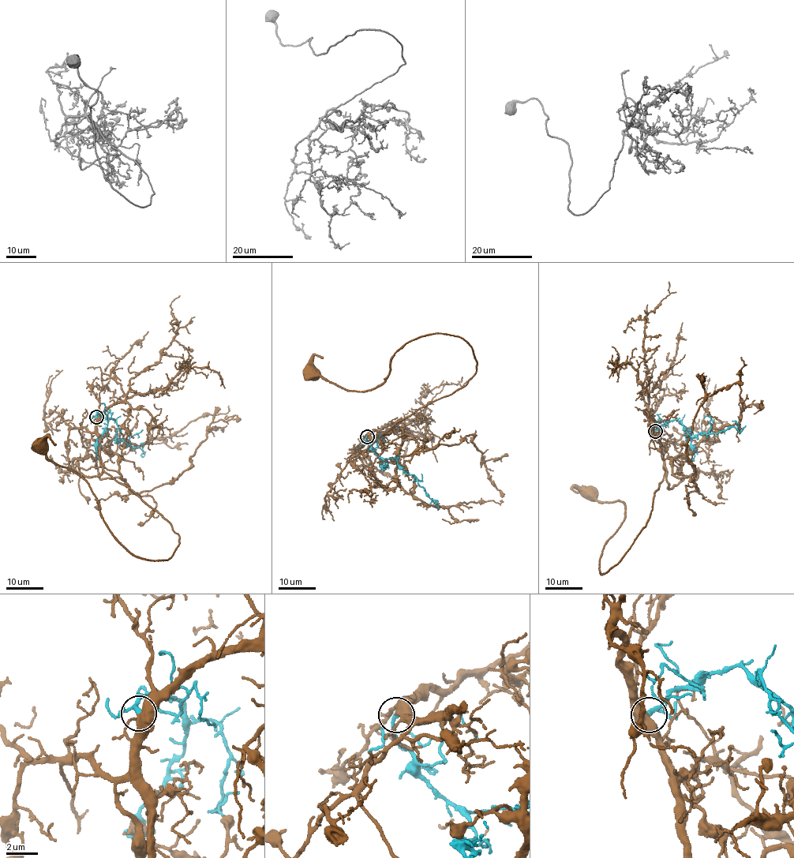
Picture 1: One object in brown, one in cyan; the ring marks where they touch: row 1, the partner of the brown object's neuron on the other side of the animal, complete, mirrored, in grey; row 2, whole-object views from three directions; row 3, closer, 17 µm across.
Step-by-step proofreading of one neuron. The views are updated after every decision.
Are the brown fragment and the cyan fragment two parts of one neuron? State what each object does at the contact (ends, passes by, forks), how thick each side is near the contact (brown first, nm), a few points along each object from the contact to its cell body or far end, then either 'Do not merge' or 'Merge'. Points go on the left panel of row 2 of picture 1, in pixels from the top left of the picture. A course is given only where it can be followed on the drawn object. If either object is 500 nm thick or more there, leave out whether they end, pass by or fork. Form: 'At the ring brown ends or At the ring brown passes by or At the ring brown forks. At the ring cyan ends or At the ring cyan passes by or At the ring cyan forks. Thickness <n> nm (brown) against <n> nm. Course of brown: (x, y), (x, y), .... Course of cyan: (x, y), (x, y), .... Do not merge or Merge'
Thickness 600 nm (brown) against 280 nm. Course of brown: (96, 417), (103, 471), (178, 535), (167, 559), (136, 557), (113, 534), (91, 488), (49, 461), (41, 442). Course of cyan: (96, 417), (102, 413), (114, 419), (117, 428), (116, 439), (140, 448), (143, 457), (145, 451). Merge

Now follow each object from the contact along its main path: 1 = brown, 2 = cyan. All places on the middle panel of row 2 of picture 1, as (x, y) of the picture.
1: (366, 436), (466, 384), (477, 364), (467, 342), (413, 339), (392, 356), (385, 380), (364, 391), (310, 372)
2: (366, 436), (380, 457), (395, 457), (403, 470), (417, 478), (432, 499), (437, 500), (436, 504), (440, 509)

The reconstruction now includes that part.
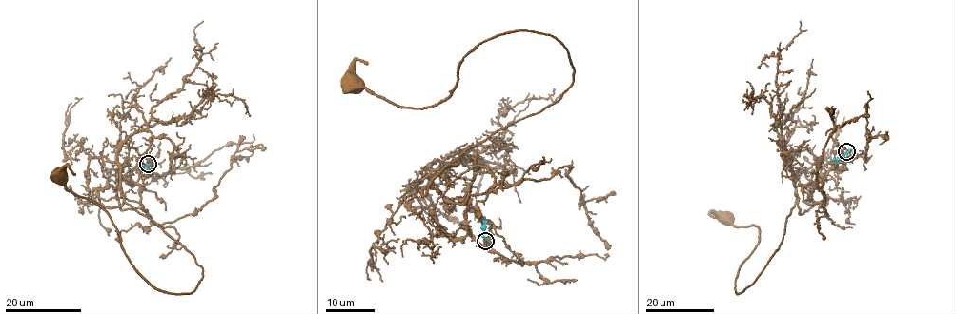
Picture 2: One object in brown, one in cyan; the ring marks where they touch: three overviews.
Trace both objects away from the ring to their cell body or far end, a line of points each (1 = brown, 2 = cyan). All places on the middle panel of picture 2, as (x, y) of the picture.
1: (485, 242), (495, 226), (426, 168), (559, 98), (575, 71), (561, 42), (490, 38), (422, 108), (351, 82)
2: (485, 242), (483, 216)

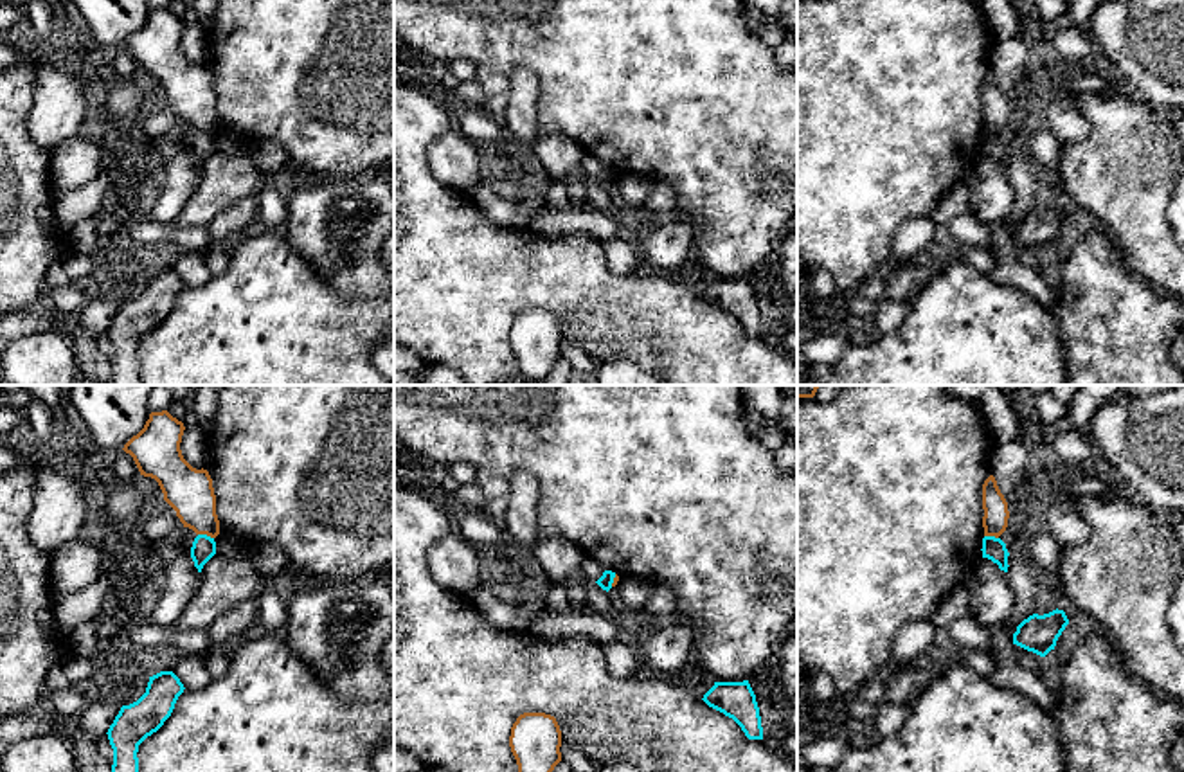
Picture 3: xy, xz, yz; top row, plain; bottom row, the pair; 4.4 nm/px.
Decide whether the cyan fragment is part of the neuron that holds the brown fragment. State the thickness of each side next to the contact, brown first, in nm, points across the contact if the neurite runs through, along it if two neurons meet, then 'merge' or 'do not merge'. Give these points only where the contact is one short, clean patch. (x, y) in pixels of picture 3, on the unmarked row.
220 nm thick on the brown side, 110 nm on the other; border along xy (198, 130), (213, 135); do not merge

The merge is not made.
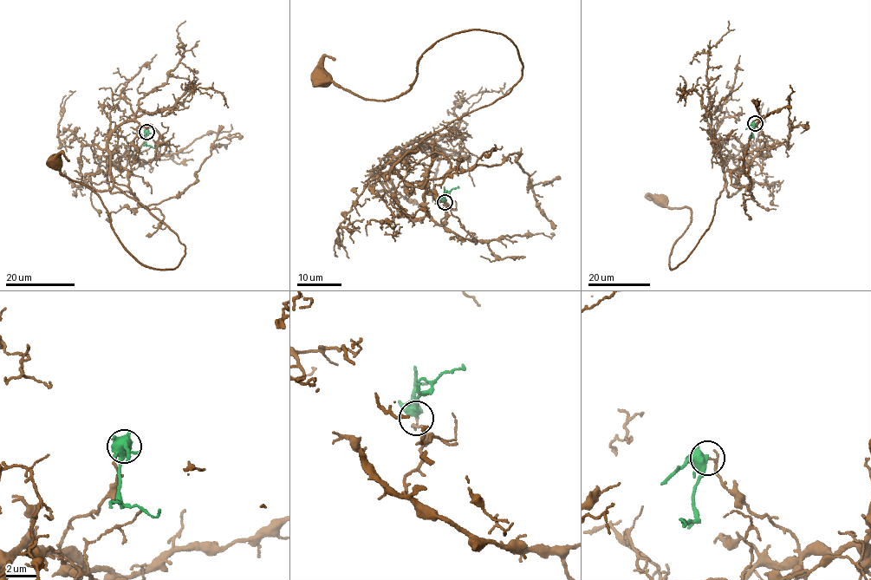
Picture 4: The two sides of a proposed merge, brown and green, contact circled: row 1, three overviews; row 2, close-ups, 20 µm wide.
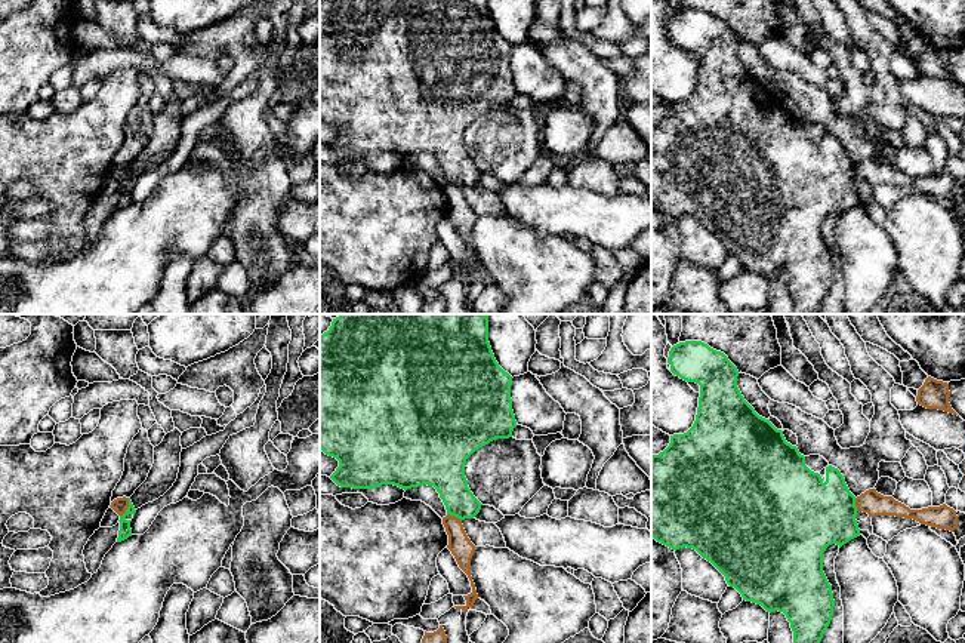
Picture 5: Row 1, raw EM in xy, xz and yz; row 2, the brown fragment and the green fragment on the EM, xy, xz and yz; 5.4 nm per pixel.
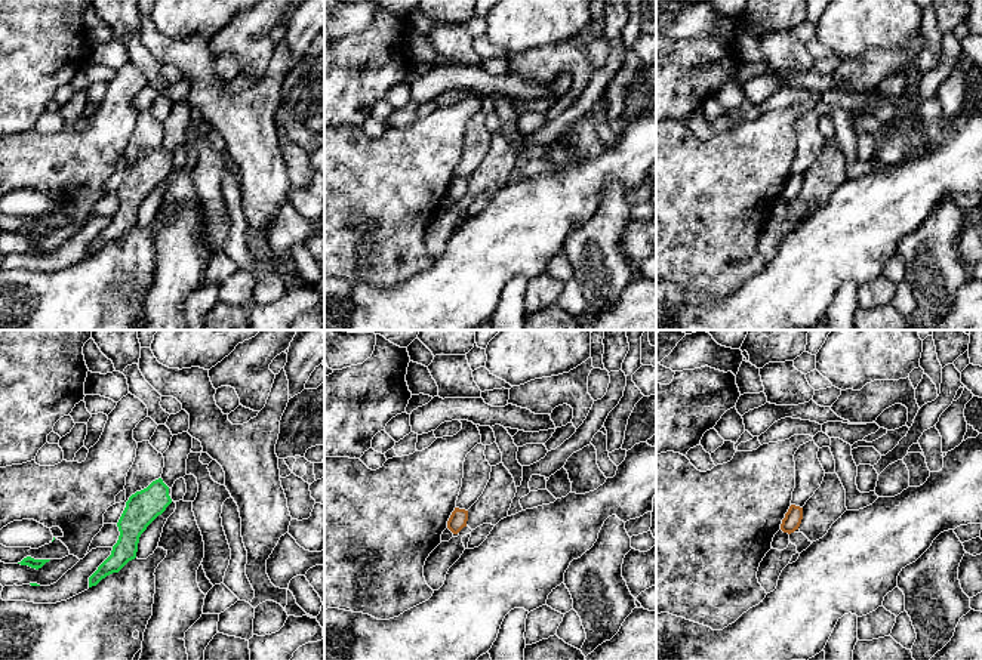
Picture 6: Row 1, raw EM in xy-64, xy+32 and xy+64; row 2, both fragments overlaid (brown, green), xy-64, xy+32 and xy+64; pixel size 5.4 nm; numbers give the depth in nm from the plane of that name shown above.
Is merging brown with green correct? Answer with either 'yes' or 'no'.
no

